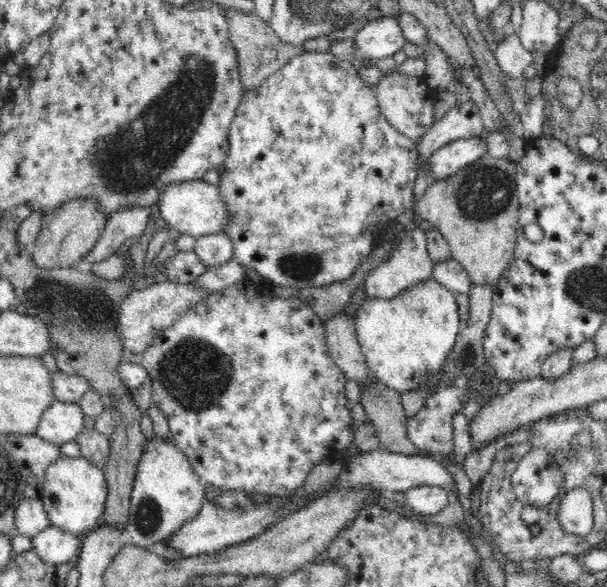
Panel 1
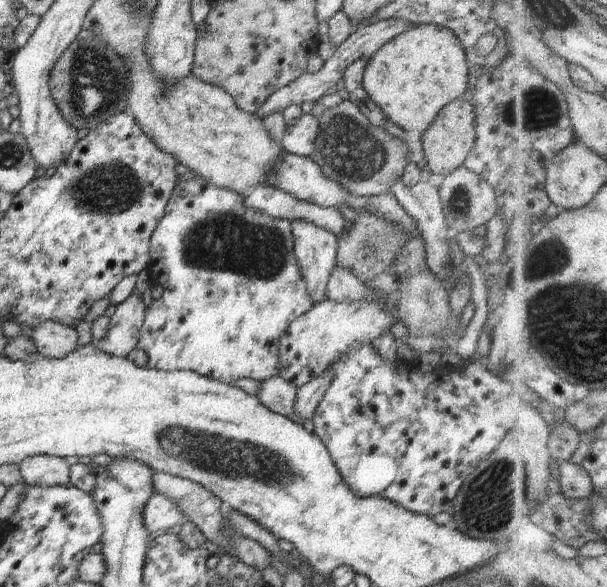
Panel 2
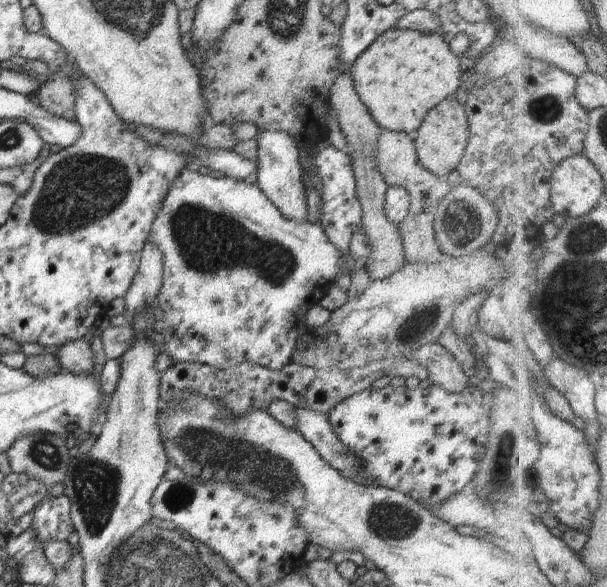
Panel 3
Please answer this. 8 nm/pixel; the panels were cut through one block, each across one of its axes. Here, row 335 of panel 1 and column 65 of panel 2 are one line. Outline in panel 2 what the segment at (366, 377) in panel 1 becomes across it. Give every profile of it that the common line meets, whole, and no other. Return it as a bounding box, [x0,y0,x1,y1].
[31,321,77,358]

